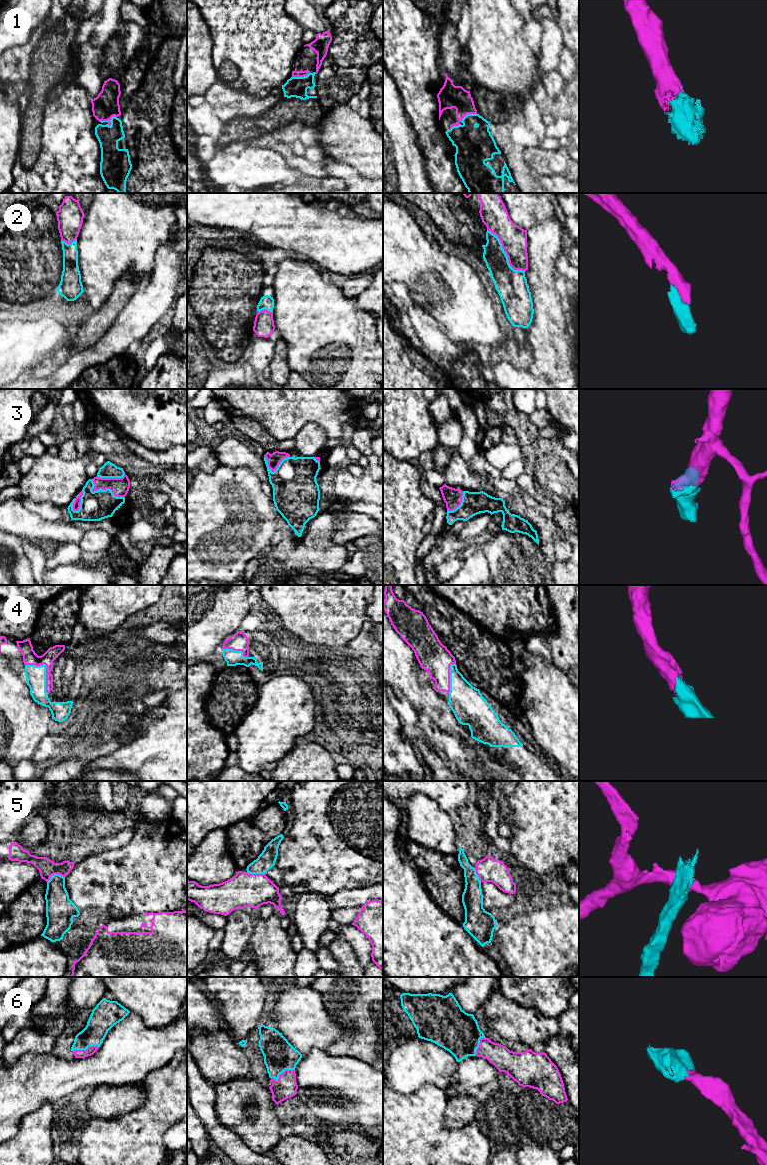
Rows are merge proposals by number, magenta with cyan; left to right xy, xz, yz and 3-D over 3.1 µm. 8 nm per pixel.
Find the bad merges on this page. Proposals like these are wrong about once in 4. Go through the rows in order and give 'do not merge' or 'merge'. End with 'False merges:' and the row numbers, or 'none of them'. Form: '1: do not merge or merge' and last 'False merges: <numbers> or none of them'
1: merge
2: merge
3: merge
4: merge
5: do not merge
6: merge
False merges: 5

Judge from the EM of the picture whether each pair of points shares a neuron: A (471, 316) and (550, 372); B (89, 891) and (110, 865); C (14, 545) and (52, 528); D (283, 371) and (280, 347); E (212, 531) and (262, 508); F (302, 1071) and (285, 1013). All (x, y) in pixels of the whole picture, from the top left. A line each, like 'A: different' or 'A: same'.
A: different
B: same
C: different
D: same
E: same
F: different

